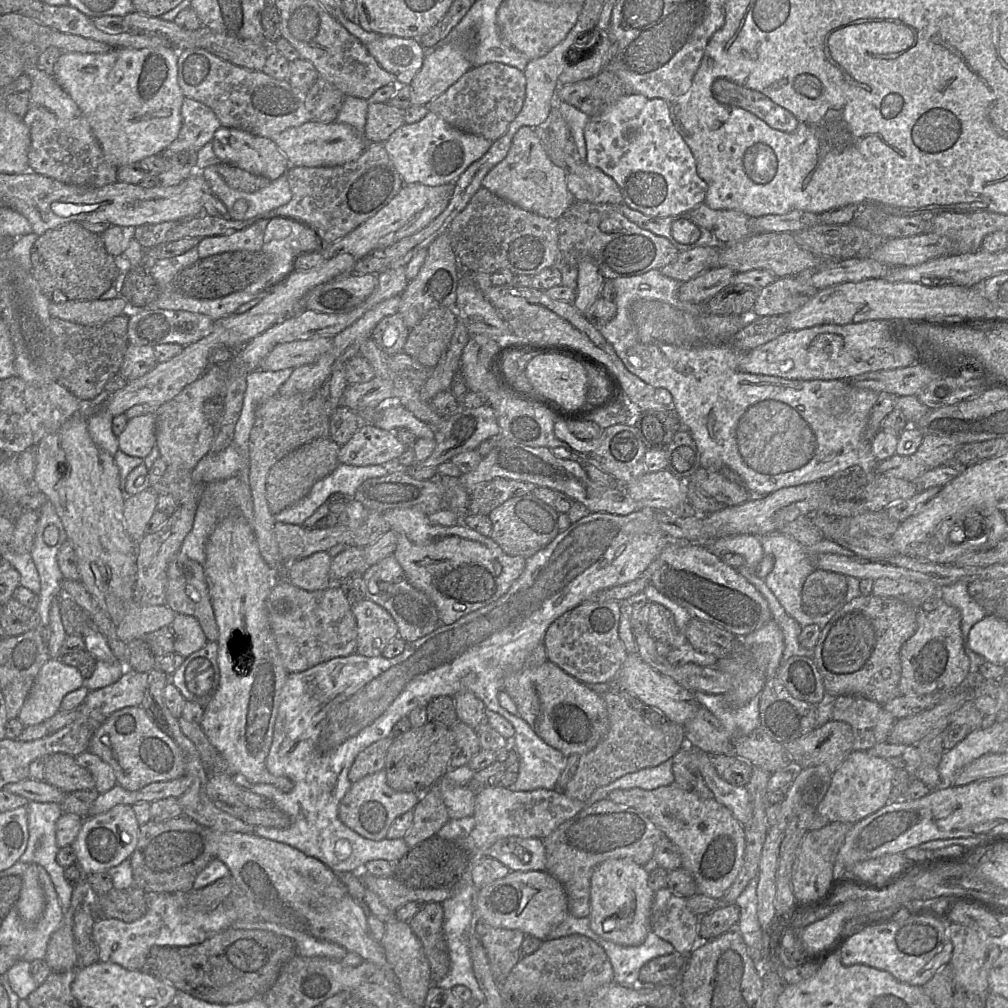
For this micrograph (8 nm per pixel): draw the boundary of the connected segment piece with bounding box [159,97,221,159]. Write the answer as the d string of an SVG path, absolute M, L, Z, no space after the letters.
M187 97L182 104L181 116L182 127L177 138L159 154L166 159L184 150L198 152L203 145L211 142L215 131L221 127L211 108Z

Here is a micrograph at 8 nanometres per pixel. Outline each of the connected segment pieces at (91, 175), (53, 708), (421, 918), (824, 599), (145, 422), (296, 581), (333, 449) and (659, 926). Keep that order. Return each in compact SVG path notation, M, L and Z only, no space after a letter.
M35 61L25 62L24 75L31 81L28 110L22 117L24 123L29 127L31 137L28 152L29 171L64 184L80 187L103 187L116 183L118 168L105 159L91 126L73 99L61 89L52 76L40 70Z
M50 658L36 676L17 719L25 727L44 723L61 710L66 694L83 685L77 668Z
M426 903L409 922L429 962L431 984L436 985L450 970L450 957L443 936L444 910L440 903Z
M816 569L803 584L803 611L810 615L823 615L831 611L844 599L847 588L845 575Z
M154 414L141 415L128 420L117 439L121 452L143 460L155 446Z
M316 552L309 557L292 561L287 566L286 578L293 585L306 591L319 591L328 588L331 557L327 552Z
M319 438L302 445L275 463L266 480L266 498L271 513L275 516L299 502L317 481L331 474L339 464L340 447L330 438Z
M668 888L654 892L650 915L650 931L659 938L669 942L674 951L681 955L689 955L698 944L698 921L687 907L686 899L674 895Z

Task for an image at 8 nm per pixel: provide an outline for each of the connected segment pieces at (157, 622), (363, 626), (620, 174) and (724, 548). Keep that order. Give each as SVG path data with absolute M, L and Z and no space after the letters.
M134 602L132 608L117 626L117 636L126 644L135 639L142 639L164 626L171 626L176 614L167 604L145 606Z
M366 598L353 604L351 610L357 623L356 653L381 656L388 644L398 637L395 620L386 609Z
M636 93L625 94L600 114L589 118L584 140L585 162L614 180L622 193L623 203L630 208L647 216L663 218L689 213L705 203L707 183L698 175L694 156L671 121L667 101Z
M749 534L719 537L707 547L716 556L725 553L739 554L749 569L755 569L765 556L760 537Z

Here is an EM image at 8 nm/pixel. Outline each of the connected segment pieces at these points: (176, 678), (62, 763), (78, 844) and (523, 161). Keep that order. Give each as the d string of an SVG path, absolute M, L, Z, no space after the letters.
M208 641L203 648L186 657L170 676L171 683L186 701L205 708L212 700L220 680L217 656L218 643Z
M64 753L48 756L45 781L66 794L95 789L92 774L77 763L76 757Z
M125 804L116 805L105 813L85 818L71 845L77 856L77 863L86 875L108 871L118 866L129 859L134 852L138 844L140 828L132 806Z
M522 126L514 134L506 156L498 162L482 179L481 186L521 209L542 217L557 220L575 201L567 189L562 168L556 166L547 156L536 128Z

